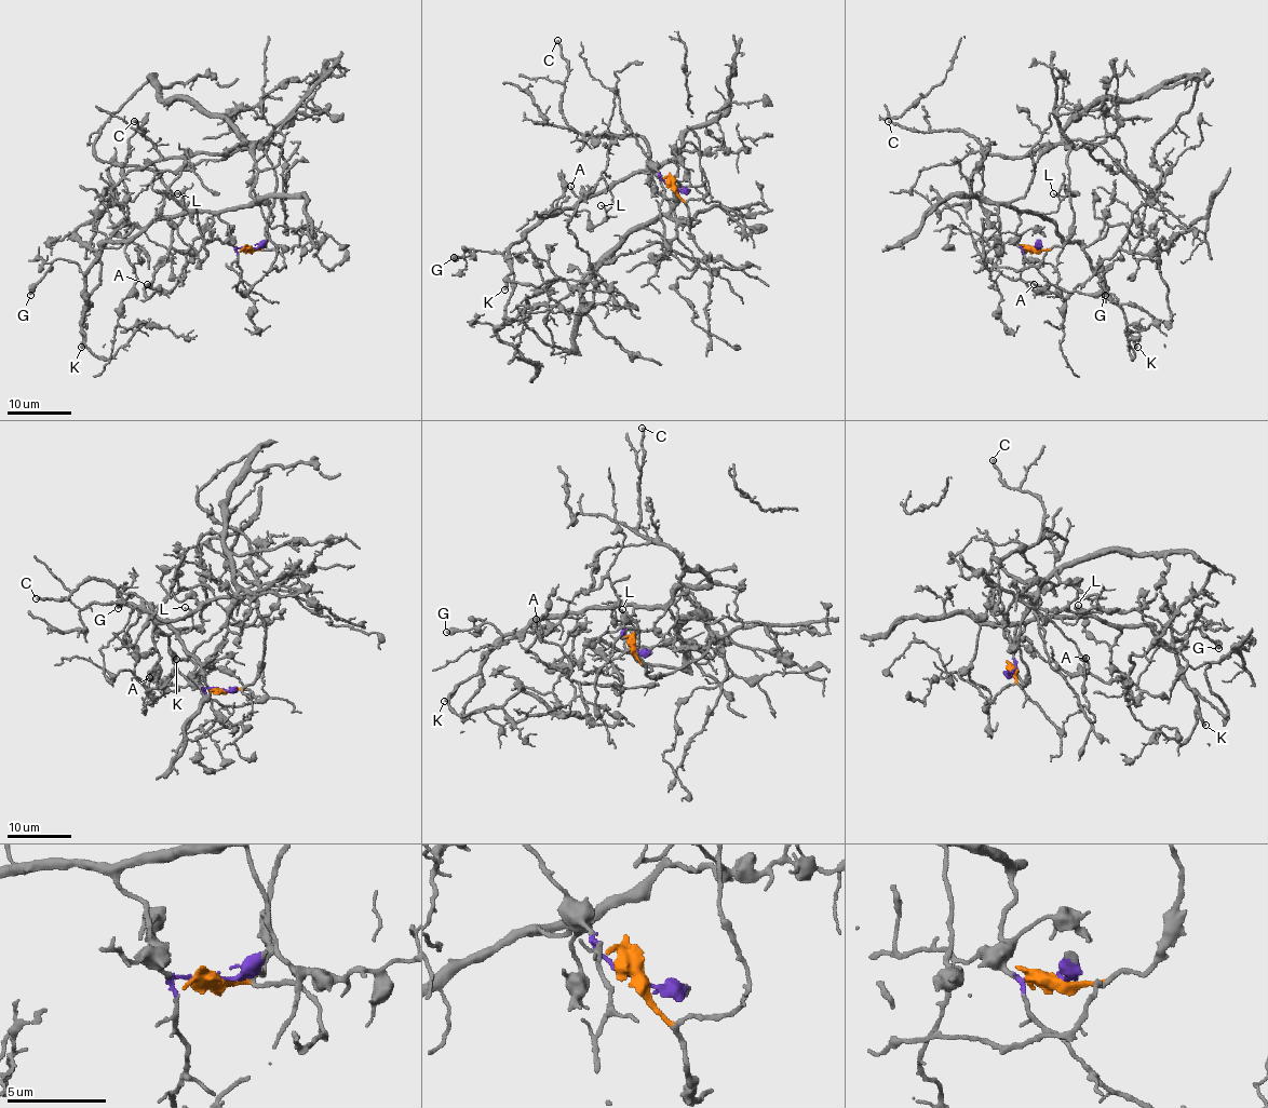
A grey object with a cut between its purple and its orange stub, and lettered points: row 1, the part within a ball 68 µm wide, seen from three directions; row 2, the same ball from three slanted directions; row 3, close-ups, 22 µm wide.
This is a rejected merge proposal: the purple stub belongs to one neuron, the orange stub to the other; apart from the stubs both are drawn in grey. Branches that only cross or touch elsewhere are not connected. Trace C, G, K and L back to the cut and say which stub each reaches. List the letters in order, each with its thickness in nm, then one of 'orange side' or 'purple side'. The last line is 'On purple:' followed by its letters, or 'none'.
C: 280 nm thick; orange side
G: 420 nm thick; purple side
K: 320 nm thick; purple side
L: 110 nm thick; purple side
On purple: G, K, L

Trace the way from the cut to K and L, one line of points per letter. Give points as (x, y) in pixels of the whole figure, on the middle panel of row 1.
K: (672, 187), (652, 169), (629, 175), (571, 207), (542, 217), (510, 247), (510, 271), (503, 278), (503, 288)
L: (672, 187), (656, 169), (638, 172), (623, 177), (610, 190), (610, 207), (606, 212), (602, 205)

